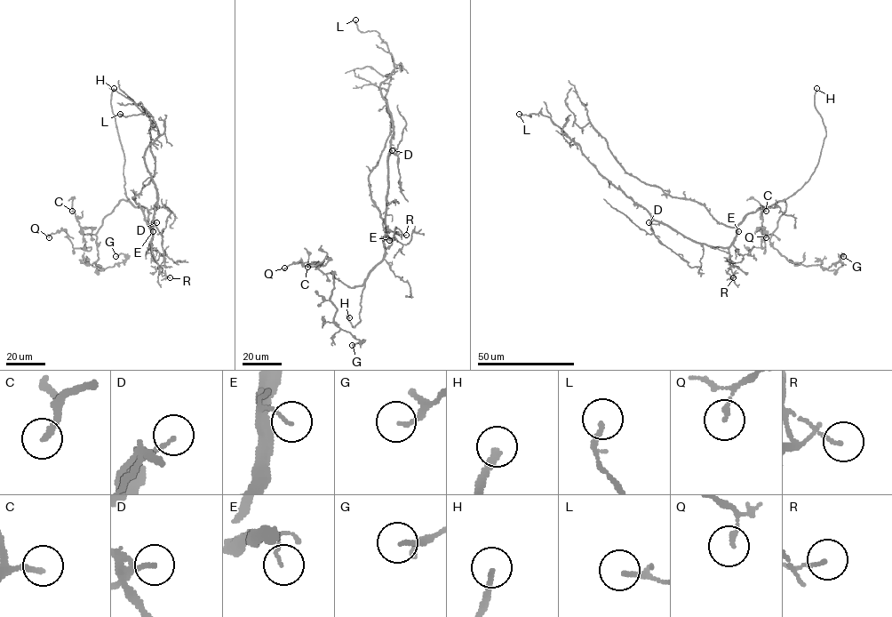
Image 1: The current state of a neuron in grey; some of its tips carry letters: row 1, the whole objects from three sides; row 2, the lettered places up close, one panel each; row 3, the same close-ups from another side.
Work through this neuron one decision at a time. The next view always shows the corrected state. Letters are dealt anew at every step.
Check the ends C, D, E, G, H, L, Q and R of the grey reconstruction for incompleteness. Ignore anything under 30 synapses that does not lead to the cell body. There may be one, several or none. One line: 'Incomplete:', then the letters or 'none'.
Incomplete: C, D, H

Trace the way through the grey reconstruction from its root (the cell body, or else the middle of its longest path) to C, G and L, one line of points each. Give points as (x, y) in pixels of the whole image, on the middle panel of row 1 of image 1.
C: (386, 235), (383, 242), (384, 259), (361, 285), (348, 287), (330, 273), (323, 274), (314, 263), (307, 267)
G: (386, 235), (384, 259), (361, 285), (348, 287), (331, 271), (334, 321), (362, 341), (352, 345)
L: (386, 235), (387, 156), (394, 124), (379, 85), (394, 69), (394, 63), (379, 34), (361, 32), (355, 20)

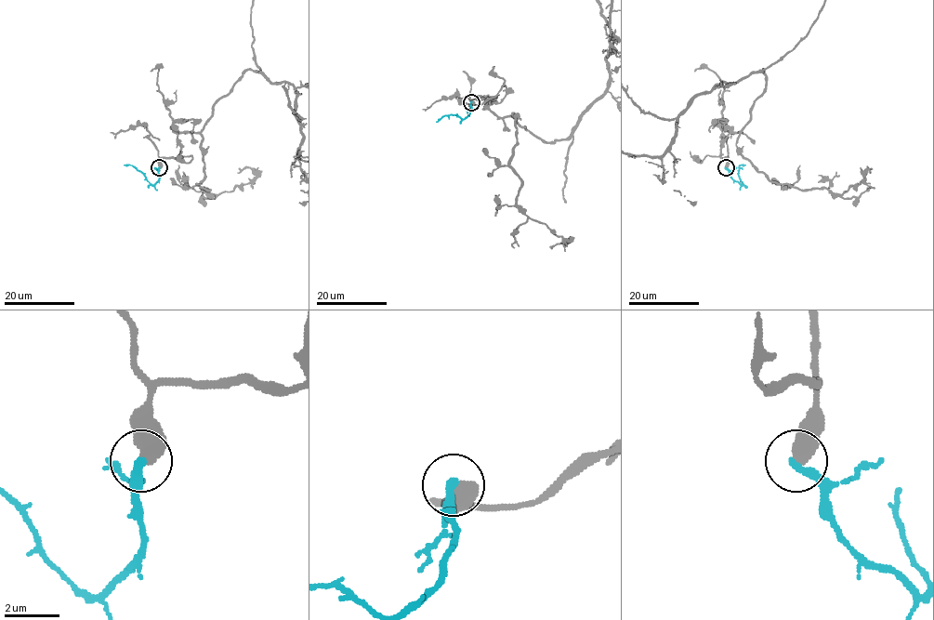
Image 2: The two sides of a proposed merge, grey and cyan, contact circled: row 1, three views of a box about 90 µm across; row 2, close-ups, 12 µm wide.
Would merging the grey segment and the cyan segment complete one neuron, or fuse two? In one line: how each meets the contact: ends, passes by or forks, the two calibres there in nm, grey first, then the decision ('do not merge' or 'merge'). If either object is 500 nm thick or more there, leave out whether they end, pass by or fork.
calibres 600 and 340 nm; do not merge

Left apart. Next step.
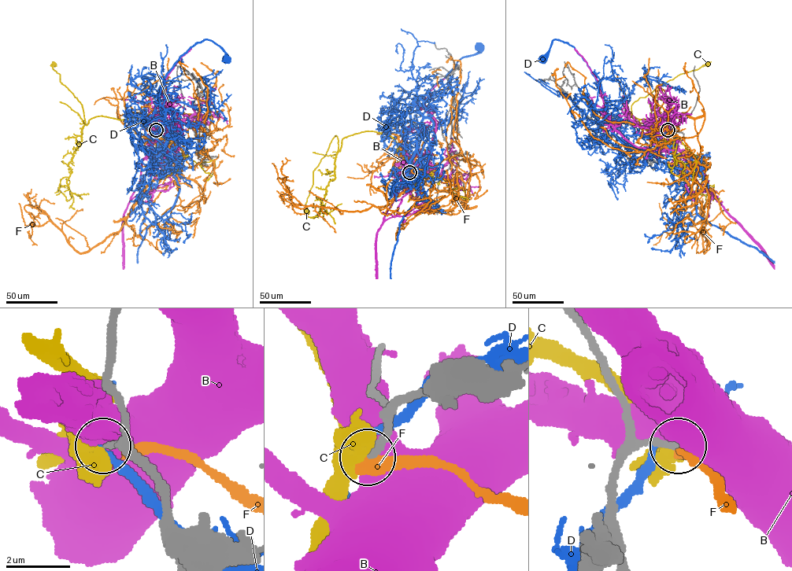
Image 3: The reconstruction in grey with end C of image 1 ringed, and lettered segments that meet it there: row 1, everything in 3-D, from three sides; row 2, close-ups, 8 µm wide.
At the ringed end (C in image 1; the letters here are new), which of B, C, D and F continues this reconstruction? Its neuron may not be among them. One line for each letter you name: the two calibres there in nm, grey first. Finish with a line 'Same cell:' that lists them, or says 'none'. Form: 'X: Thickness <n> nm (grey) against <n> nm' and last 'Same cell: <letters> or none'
Same cell: none

